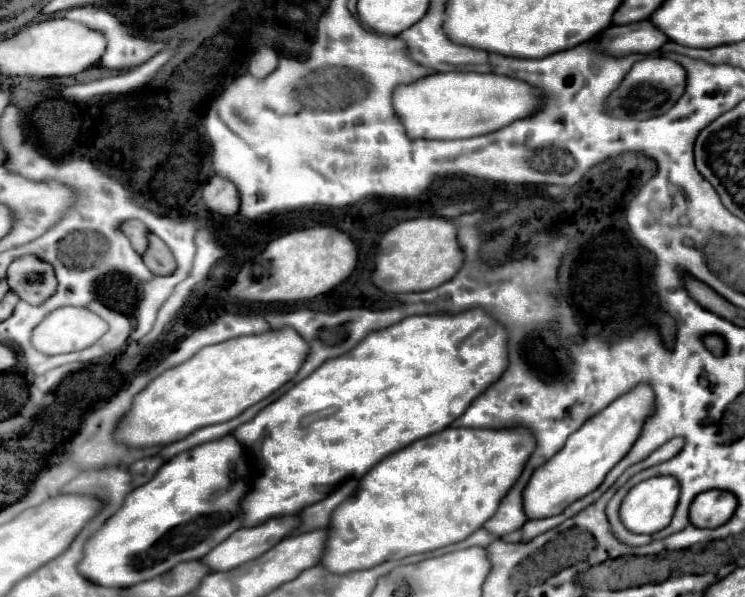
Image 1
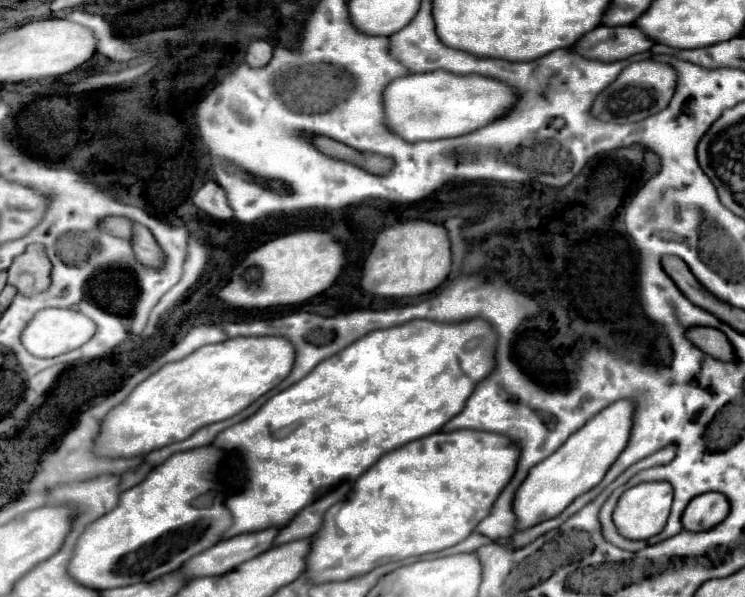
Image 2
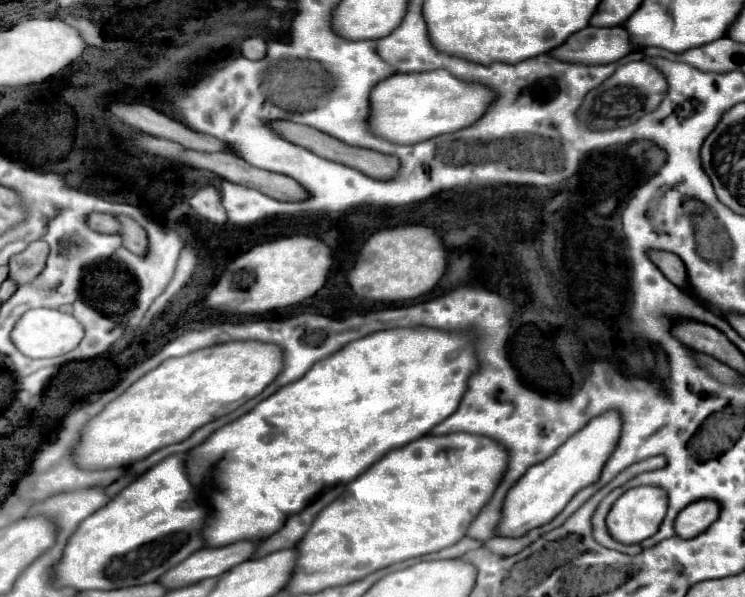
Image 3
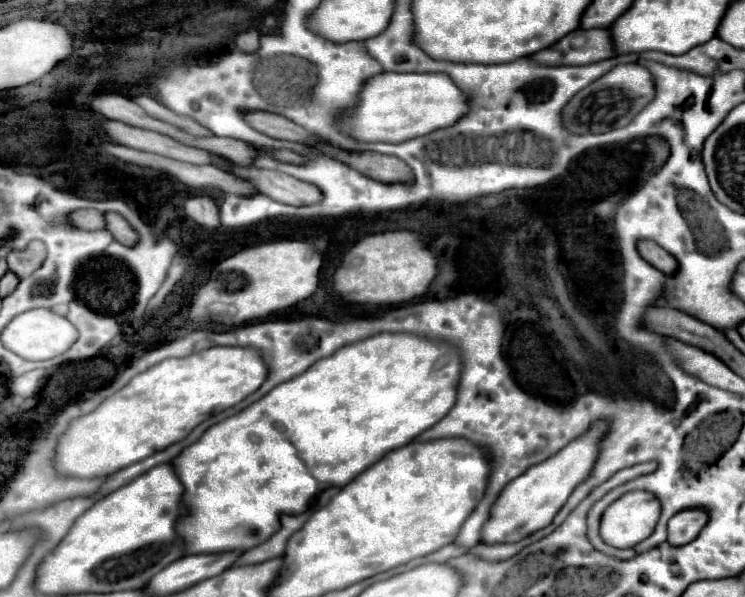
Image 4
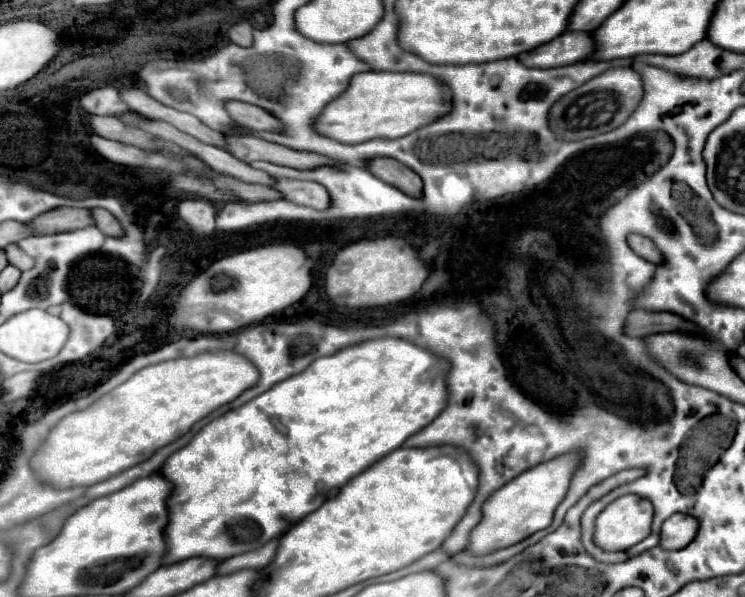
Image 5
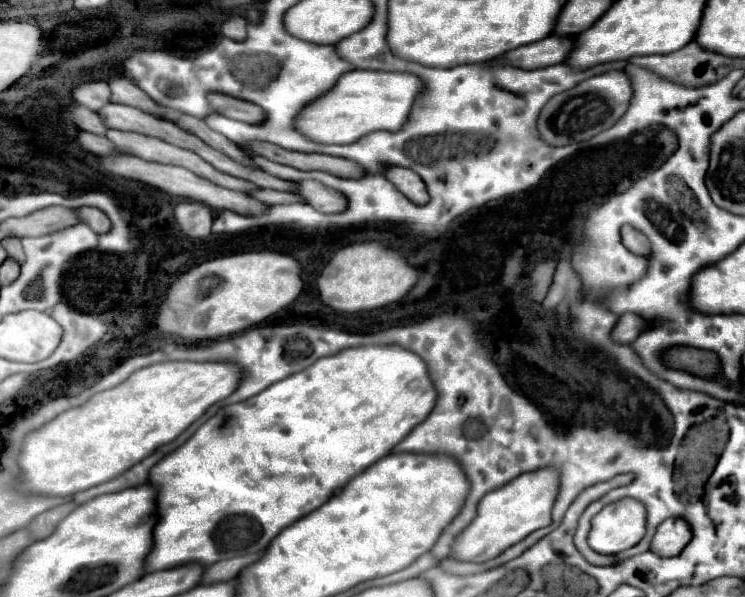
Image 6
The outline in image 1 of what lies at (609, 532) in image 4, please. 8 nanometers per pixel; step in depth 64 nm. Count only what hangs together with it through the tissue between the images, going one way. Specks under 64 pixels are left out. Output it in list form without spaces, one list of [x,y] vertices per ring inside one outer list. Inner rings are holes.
[[[654,476],[636,484],[622,502],[620,520],[634,534],[654,534],[666,528],[674,516],[676,504],[680,498],[680,484],[674,476]]]

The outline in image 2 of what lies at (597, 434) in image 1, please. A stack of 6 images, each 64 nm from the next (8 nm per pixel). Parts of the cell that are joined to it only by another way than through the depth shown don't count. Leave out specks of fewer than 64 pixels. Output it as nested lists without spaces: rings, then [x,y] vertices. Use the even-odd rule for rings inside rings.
[[[632,400],[614,402],[612,406],[604,408],[594,418],[590,418],[552,456],[536,464],[528,472],[526,480],[522,482],[514,498],[514,514],[518,516],[516,528],[524,530],[558,516],[572,500],[576,500],[578,496],[598,486],[604,474],[608,472],[610,464],[614,464],[614,460],[628,444],[628,438],[632,434],[632,424],[634,424],[634,412],[636,412],[636,406],[632,404]]]

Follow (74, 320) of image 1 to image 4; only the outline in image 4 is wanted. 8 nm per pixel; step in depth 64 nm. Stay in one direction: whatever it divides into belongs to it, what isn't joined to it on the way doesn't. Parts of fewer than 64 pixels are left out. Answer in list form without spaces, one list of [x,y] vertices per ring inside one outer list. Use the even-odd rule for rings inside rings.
[[[34,308],[16,316],[8,324],[8,328],[2,332],[2,340],[8,350],[16,352],[18,356],[26,360],[48,360],[48,358],[64,354],[78,340],[78,330],[64,316],[54,314],[48,308]]]

